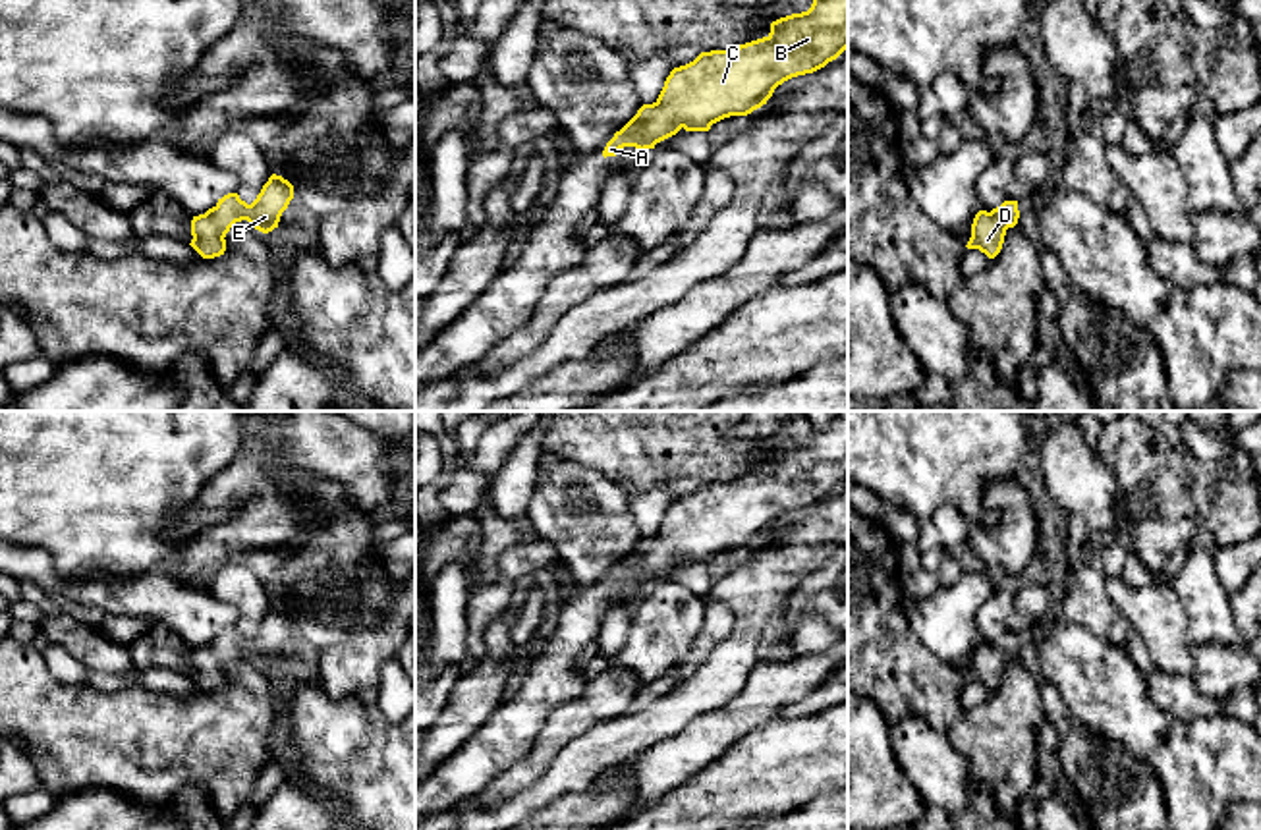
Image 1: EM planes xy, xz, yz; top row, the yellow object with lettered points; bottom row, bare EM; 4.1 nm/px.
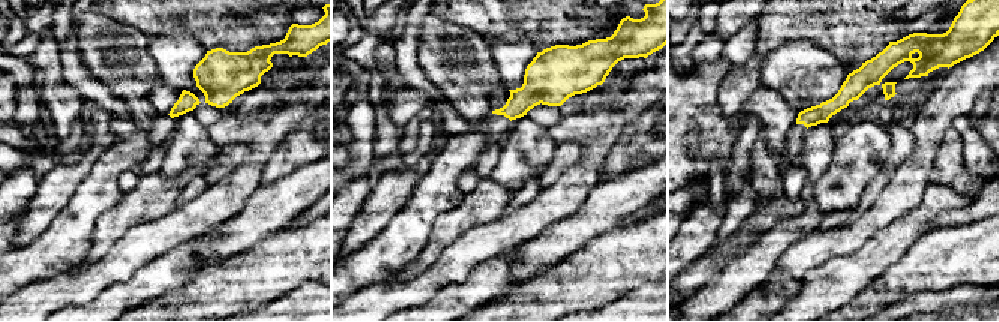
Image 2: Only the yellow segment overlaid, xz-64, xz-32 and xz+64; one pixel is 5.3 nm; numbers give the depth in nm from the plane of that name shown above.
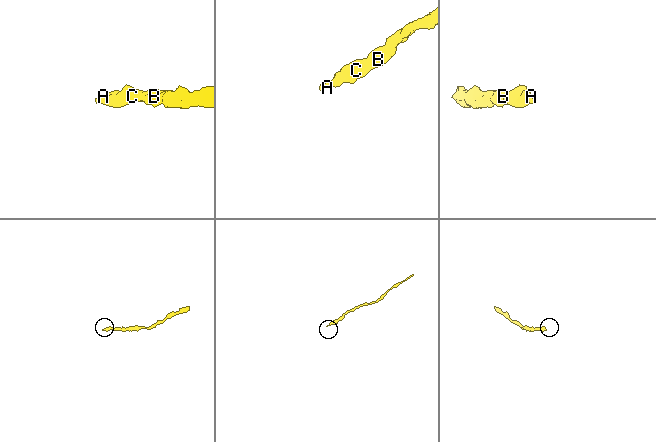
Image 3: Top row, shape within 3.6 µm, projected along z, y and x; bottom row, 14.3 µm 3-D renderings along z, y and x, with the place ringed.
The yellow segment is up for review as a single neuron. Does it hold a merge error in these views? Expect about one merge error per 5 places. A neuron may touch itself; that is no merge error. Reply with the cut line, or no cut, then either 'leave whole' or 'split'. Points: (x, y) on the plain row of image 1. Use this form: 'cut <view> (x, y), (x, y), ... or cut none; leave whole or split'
cut none; leave whole

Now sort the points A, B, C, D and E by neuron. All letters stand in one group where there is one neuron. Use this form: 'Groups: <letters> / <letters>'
Groups: A B C D E

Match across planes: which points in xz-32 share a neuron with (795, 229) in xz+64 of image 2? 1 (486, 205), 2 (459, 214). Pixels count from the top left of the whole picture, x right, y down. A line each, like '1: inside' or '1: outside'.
1: inside
2: inside

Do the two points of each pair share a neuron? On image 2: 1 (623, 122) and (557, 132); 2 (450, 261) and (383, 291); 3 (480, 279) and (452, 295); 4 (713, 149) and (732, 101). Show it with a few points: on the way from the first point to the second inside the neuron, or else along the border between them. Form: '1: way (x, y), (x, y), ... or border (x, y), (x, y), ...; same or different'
1: way (606, 123), (602, 128), (573, 128); same
2: way (434, 277), (416, 291), (399, 291); same
3: way (473, 286), (464, 295), (459, 295); same
4: border (720, 81), (719, 110), (735, 117); different

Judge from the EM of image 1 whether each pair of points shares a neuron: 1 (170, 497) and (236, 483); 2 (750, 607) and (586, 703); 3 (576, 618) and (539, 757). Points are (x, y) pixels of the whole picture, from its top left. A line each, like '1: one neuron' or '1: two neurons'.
1: two neurons
2: two neurons
3: two neurons

